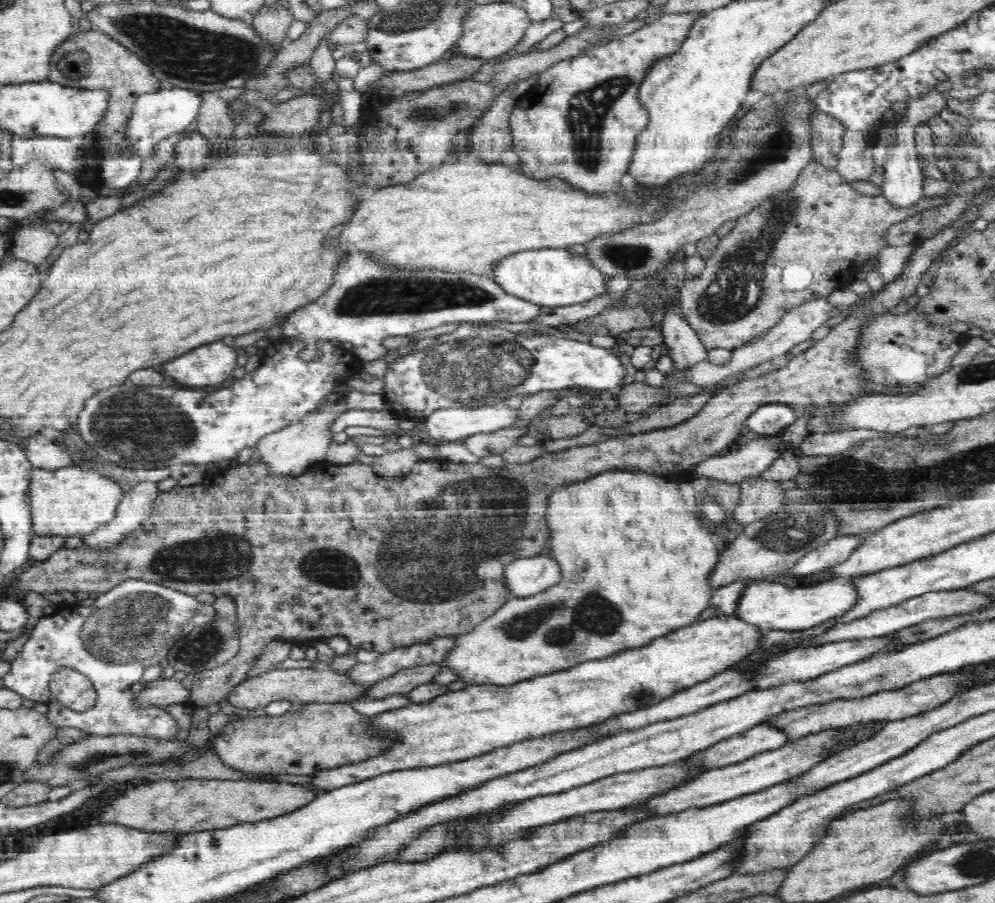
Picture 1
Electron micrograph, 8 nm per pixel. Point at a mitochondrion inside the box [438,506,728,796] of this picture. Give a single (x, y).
(560, 623)

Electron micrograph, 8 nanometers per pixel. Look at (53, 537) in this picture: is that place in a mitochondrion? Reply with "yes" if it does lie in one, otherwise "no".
no

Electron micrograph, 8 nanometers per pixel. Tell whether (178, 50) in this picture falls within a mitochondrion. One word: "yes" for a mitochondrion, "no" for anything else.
yes

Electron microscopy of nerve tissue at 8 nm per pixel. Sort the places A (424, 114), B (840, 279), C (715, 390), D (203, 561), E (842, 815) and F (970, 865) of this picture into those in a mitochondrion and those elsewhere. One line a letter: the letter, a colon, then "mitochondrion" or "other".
A: mitochondrion
B: other
C: other
D: mitochondrion
E: other
F: mitochondrion

